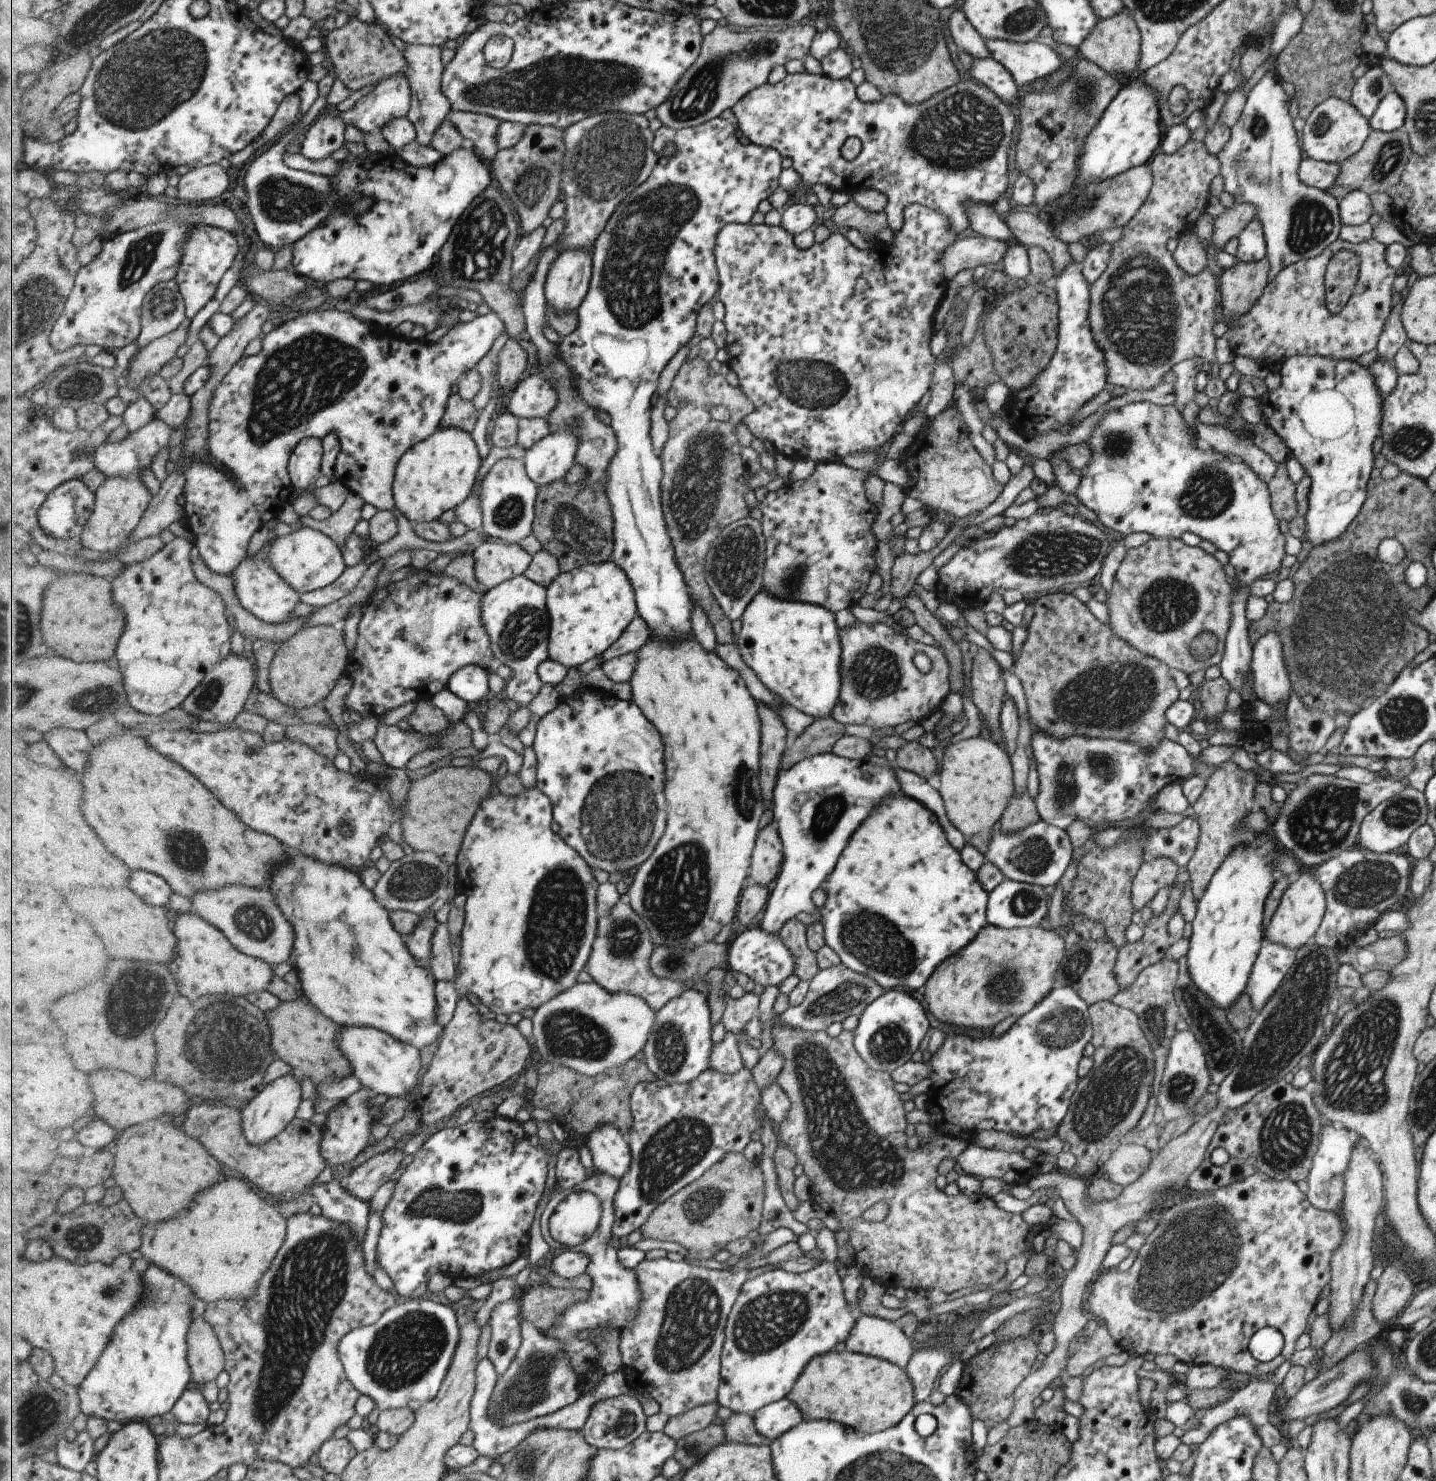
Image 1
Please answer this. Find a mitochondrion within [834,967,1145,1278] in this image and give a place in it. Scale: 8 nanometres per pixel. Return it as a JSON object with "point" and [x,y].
{"point":[1062,1025]}

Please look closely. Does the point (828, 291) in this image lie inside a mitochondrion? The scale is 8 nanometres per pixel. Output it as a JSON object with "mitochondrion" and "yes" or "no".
{"mitochondrion":"no"}

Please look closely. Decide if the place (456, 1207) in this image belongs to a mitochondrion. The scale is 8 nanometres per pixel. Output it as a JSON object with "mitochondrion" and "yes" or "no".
{"mitochondrion":"yes"}

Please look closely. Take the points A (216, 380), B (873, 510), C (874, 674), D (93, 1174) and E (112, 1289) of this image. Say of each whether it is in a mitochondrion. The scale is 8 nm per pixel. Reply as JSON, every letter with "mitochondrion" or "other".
{"A":"other","B":"other","C":"mitochondrion","D":"other","E":"mitochondrion"}

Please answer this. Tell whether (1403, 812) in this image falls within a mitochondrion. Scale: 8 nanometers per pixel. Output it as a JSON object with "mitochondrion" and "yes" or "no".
{"mitochondrion":"yes"}

